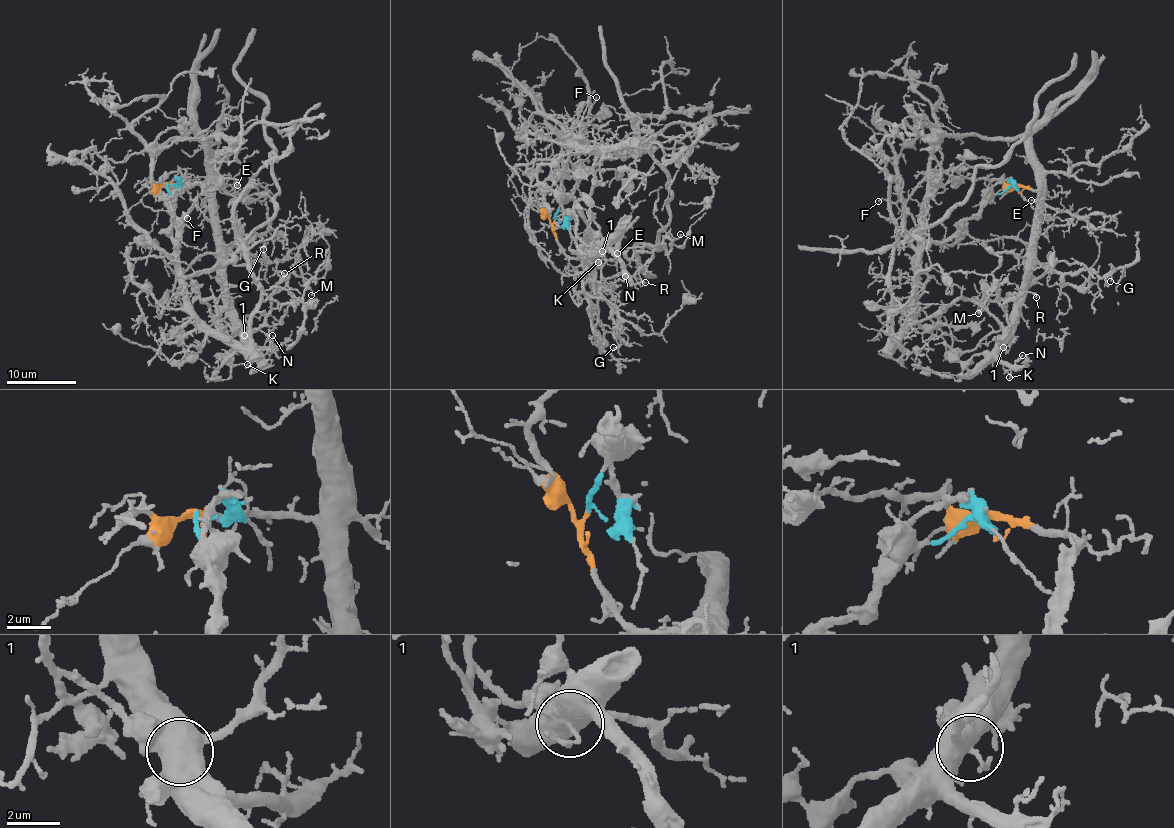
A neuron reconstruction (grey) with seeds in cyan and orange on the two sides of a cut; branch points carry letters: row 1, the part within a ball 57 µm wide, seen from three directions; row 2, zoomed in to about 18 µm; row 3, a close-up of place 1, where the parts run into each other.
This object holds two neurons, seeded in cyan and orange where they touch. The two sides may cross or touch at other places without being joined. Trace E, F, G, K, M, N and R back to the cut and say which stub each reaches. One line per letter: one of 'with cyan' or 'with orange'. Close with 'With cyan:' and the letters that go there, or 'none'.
E: with orange
F: with cyan
G: with orange
K: with orange
M: with orange
N: with orange
R: with orange
With cyan: F

